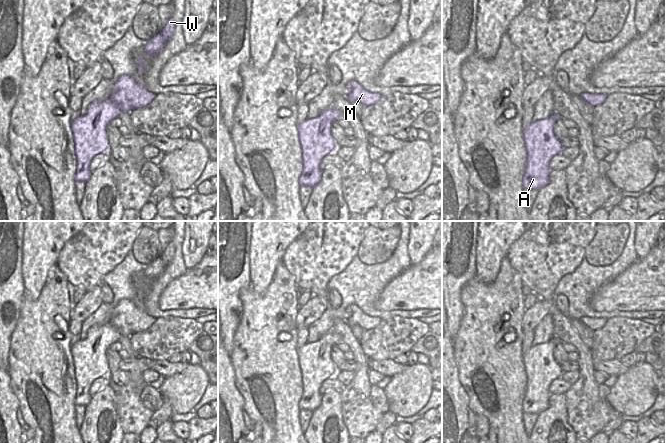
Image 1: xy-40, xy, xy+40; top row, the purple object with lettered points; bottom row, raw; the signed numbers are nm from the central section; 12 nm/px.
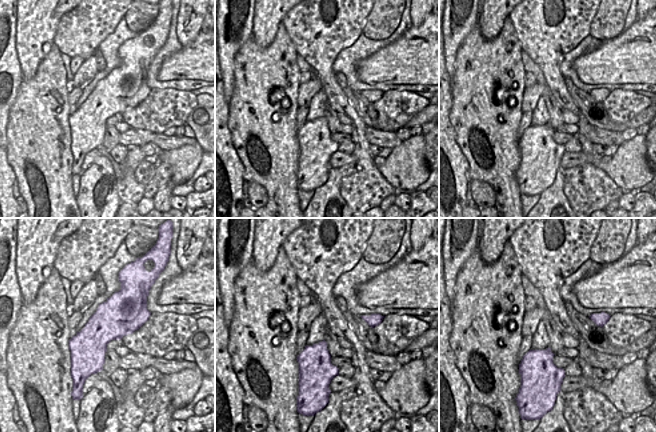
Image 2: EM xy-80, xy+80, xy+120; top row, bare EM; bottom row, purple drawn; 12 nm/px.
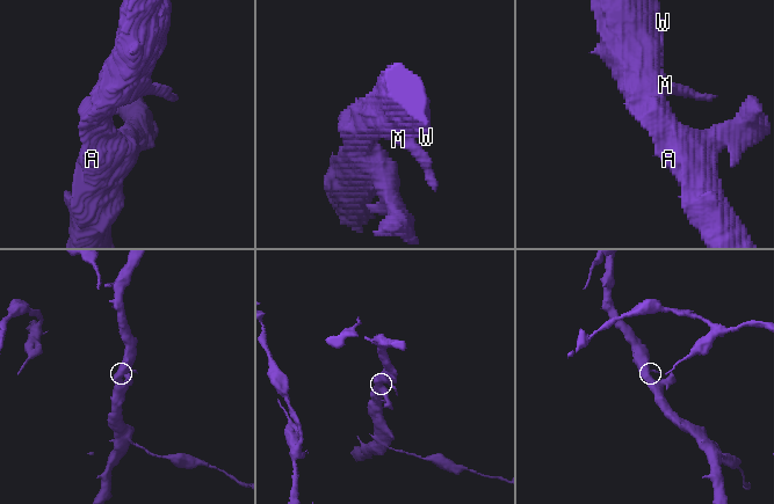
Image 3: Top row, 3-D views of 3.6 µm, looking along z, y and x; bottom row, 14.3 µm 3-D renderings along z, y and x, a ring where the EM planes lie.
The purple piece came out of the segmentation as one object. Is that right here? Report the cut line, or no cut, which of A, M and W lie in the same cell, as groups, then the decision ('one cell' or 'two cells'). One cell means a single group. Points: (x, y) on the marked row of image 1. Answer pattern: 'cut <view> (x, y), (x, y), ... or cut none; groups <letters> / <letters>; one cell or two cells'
cut none; groups A M W; one cell

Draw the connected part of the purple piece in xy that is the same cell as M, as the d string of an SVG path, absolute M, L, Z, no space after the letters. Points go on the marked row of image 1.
M351 80L349 82L349 85L351 87L351 92L349 95L346 96L347 99L348 100L357 100L366 107L377 103L378 100L382 96L381 94L375 94L373 92L368 92L368 91L364 90L363 87L354 80Z

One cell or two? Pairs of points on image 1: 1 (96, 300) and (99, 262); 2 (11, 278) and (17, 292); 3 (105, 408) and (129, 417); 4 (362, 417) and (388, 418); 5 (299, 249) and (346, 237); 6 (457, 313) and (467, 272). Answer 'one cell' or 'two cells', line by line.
1: two cells
2: one cell
3: two cells
4: two cells
5: one cell
6: one cell

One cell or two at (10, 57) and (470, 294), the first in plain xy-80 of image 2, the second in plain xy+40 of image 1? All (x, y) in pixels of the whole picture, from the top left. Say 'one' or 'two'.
two

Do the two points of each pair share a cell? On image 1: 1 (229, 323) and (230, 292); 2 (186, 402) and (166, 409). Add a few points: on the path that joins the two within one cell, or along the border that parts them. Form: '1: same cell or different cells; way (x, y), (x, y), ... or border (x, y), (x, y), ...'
1: same cell; way (229, 315), (229, 300)
2: different cells; border (164, 398), (170, 403), (174, 413)

